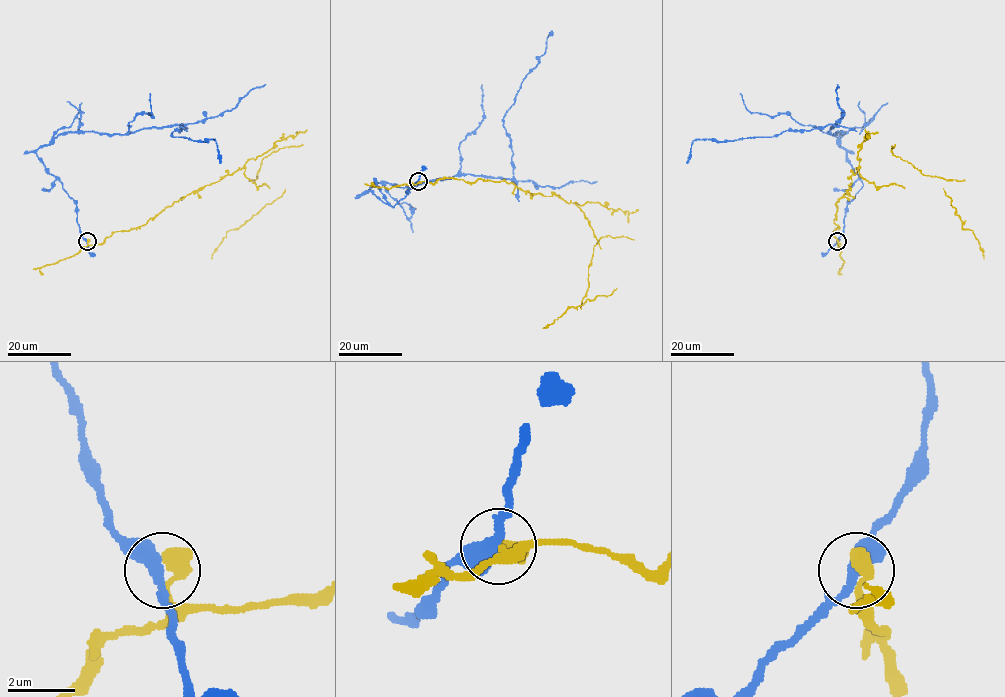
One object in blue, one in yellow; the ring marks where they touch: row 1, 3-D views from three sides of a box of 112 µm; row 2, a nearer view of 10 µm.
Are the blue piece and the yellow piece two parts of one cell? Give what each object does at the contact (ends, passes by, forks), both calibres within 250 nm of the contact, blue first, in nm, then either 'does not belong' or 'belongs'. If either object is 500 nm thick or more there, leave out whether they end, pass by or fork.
360 nm thick on the blue side, 500 nm on the other; does not belong

